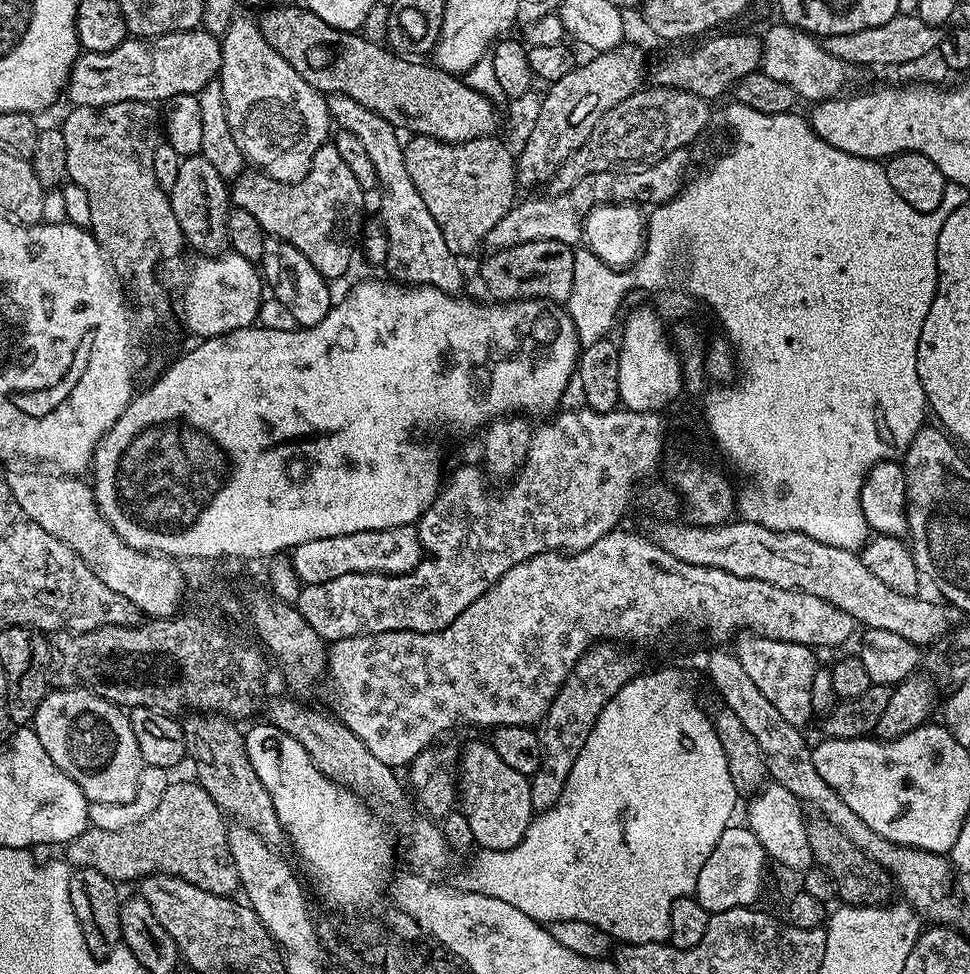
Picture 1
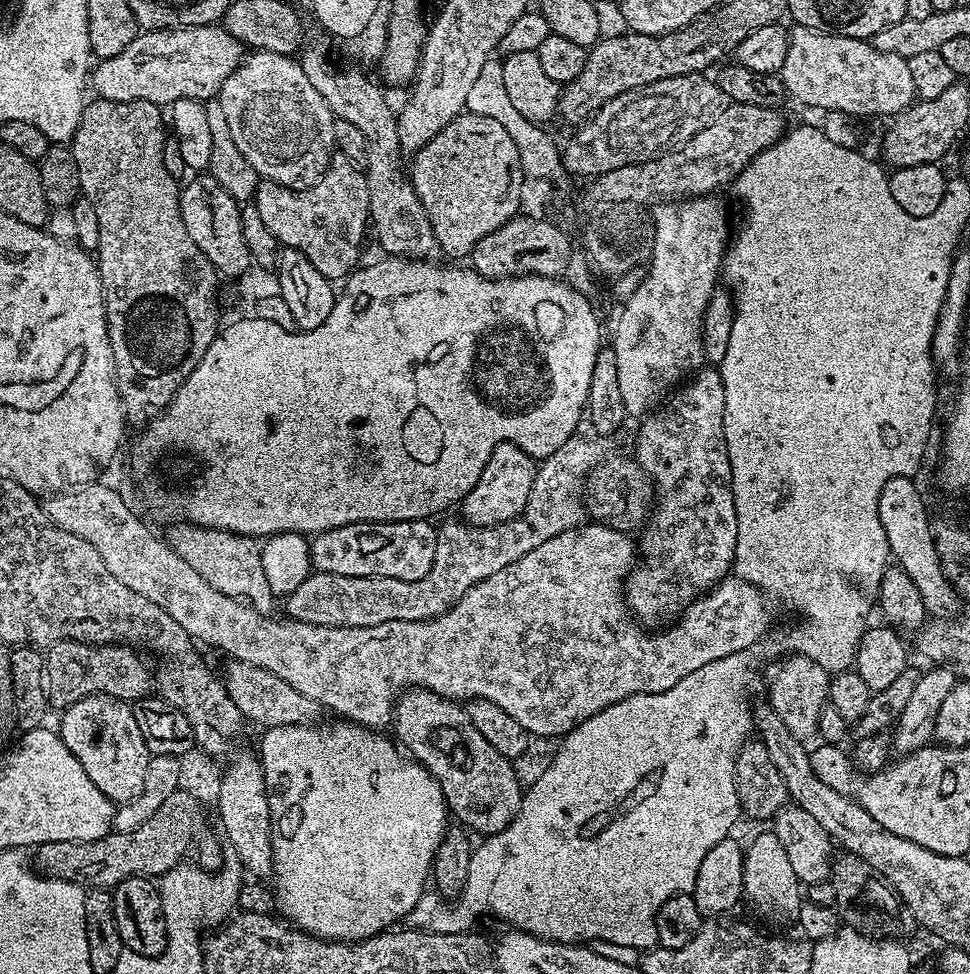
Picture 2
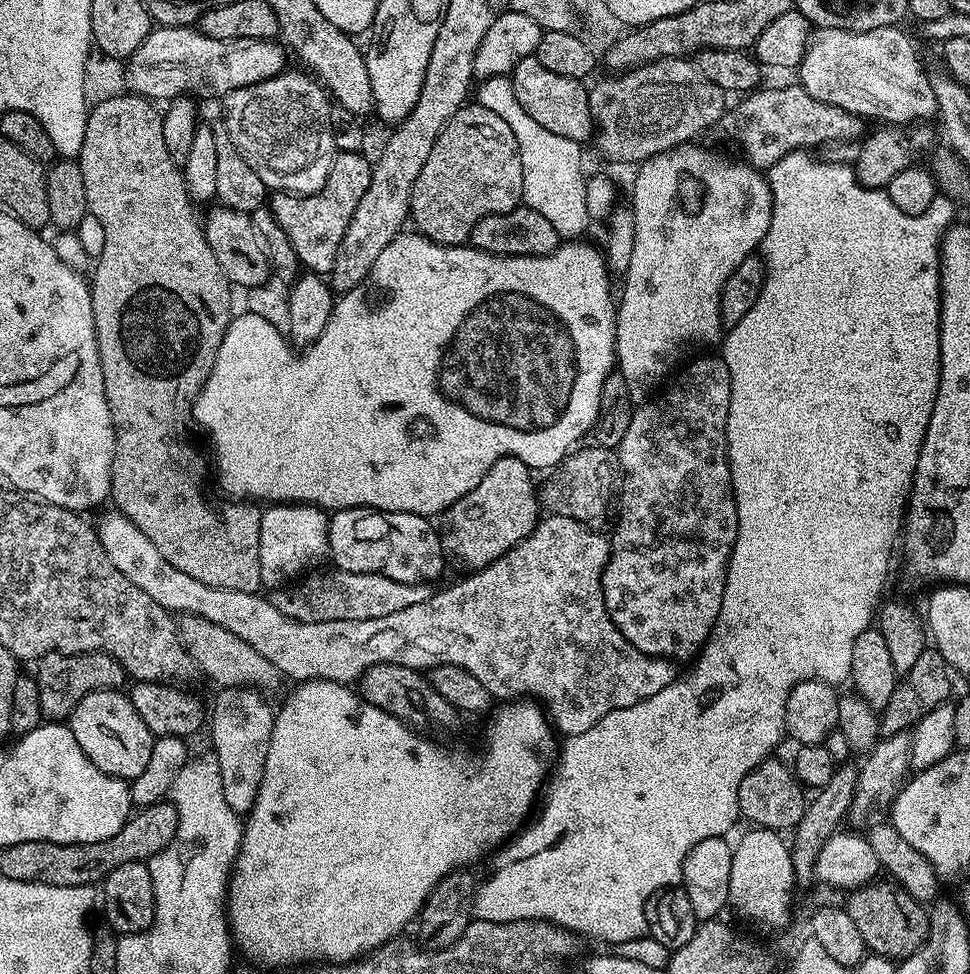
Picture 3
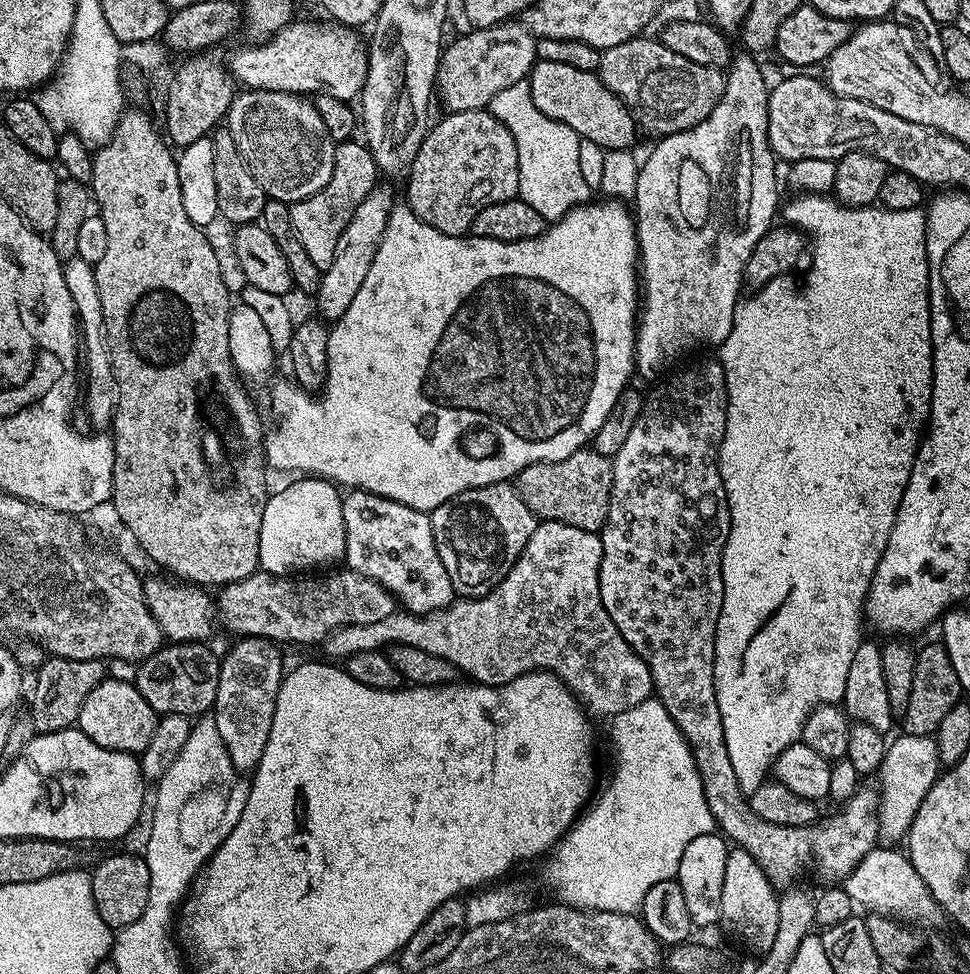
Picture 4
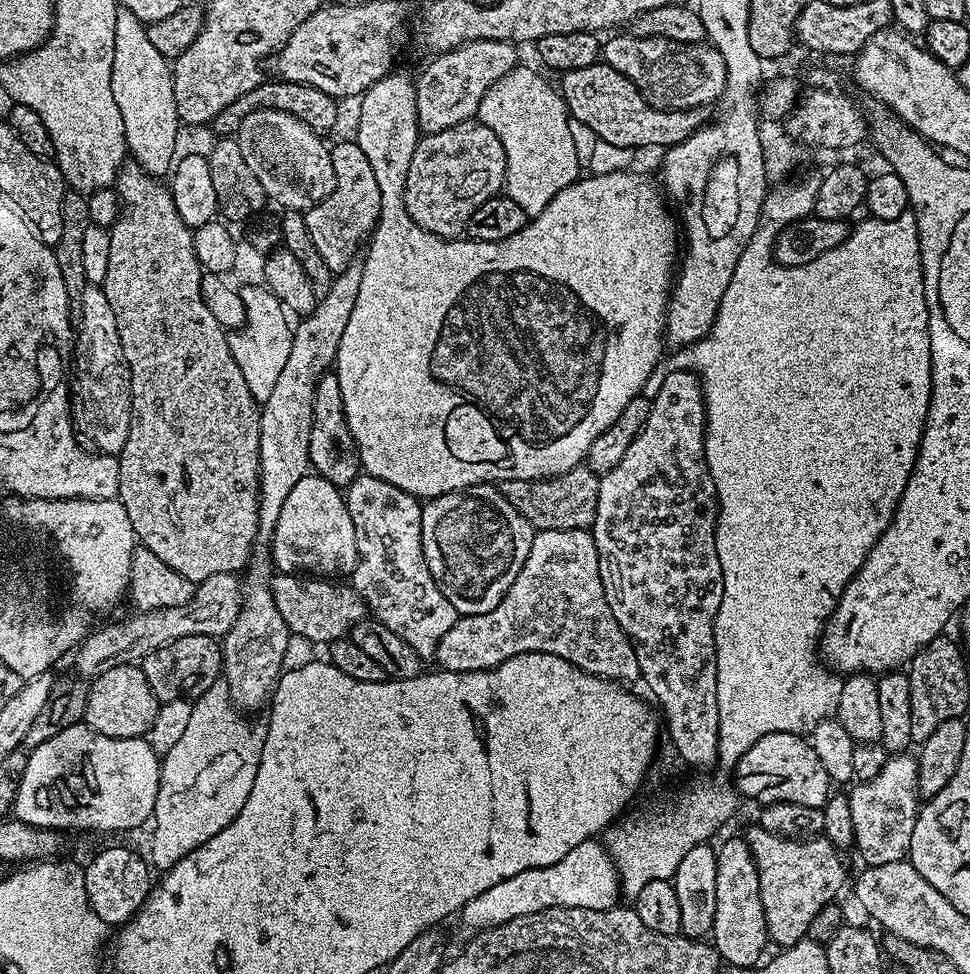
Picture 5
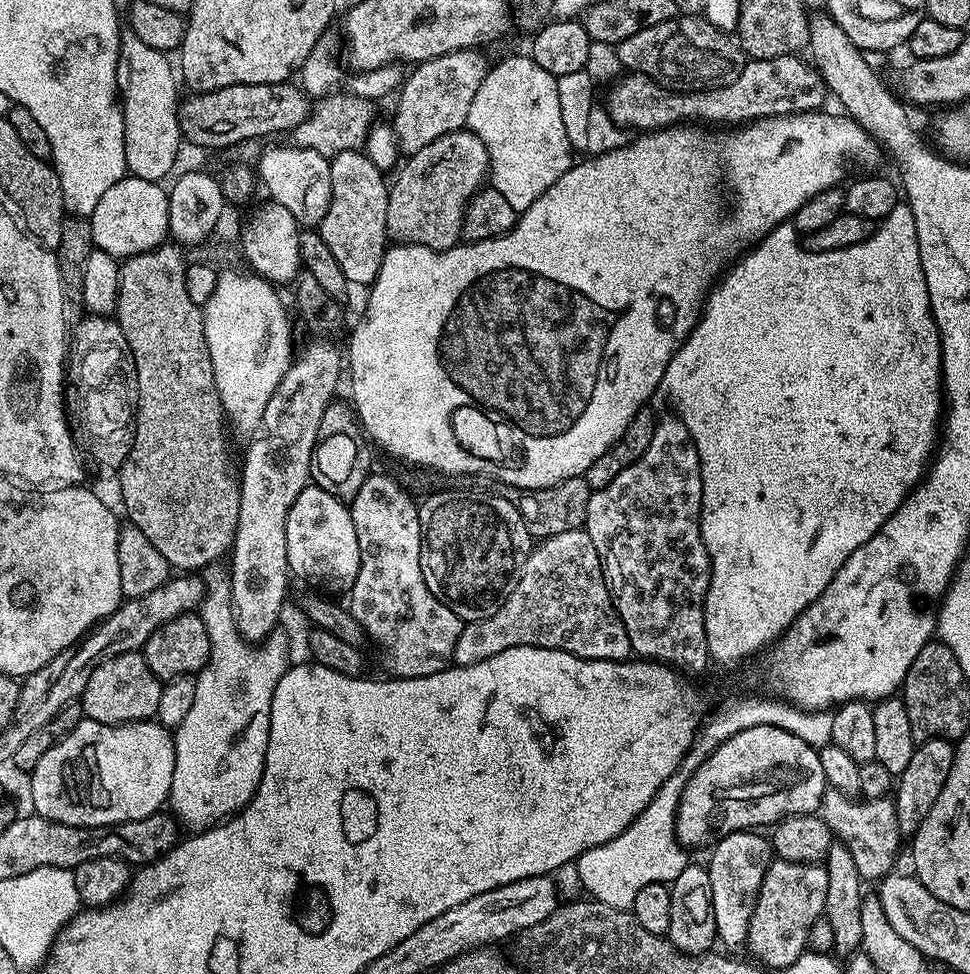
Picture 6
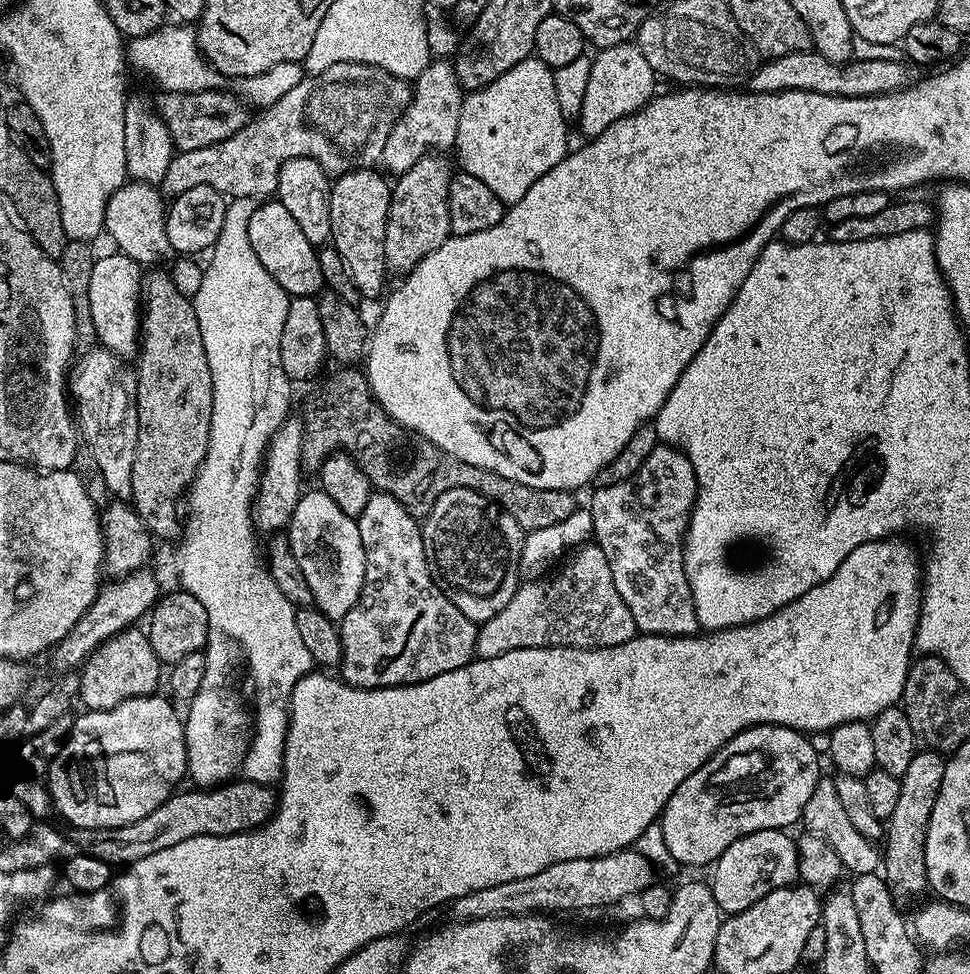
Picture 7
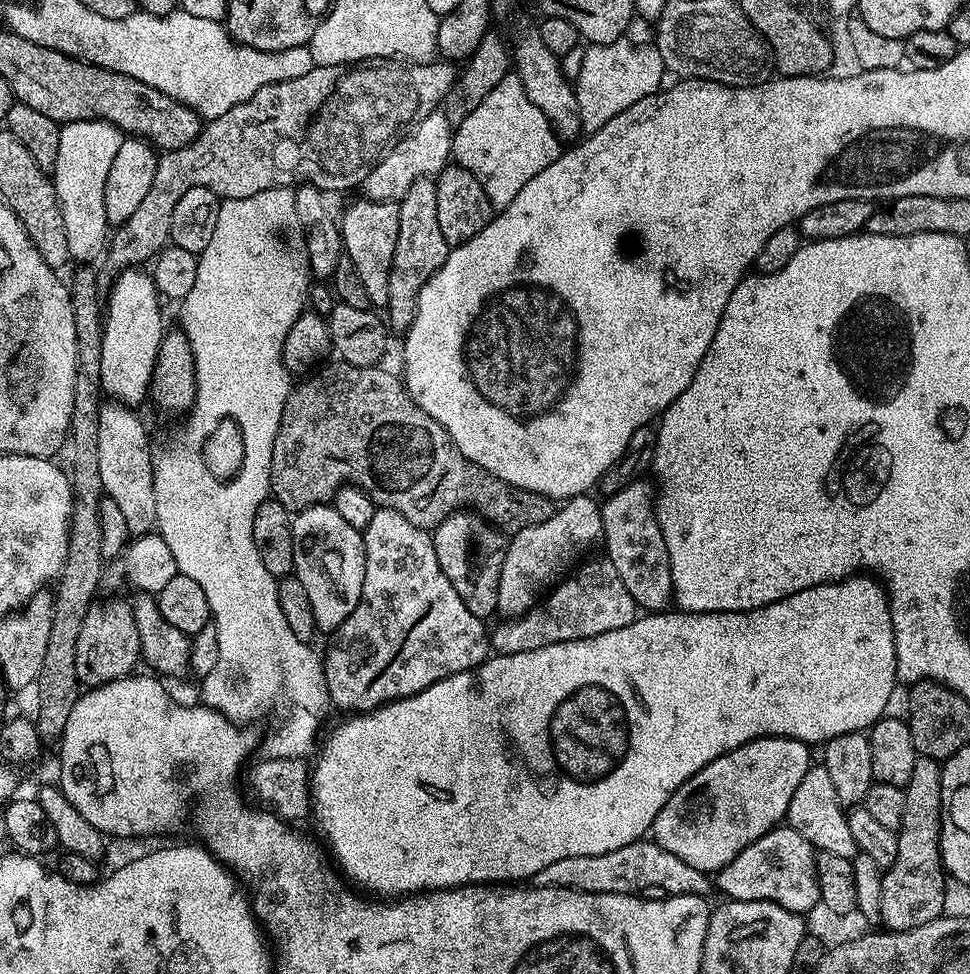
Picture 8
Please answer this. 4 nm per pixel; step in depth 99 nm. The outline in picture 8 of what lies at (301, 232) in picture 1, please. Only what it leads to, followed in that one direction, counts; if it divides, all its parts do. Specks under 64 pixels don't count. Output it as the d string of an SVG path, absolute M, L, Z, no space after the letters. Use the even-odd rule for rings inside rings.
M359 198L339 217L340 237L344 239L344 250L354 262L354 270L358 270L358 279L366 290L369 305L376 310L387 309L390 298L390 266L394 262L394 246L398 246L398 210L399 203L395 200L370 200Z

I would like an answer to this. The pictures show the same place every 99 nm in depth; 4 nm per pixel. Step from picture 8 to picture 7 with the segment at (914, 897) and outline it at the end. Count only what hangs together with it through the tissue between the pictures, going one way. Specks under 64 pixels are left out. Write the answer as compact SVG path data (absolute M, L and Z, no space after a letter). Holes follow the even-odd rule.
M920 750L914 758L910 758L910 766L906 766L906 774L900 777L901 792L894 814L886 822L886 843L882 848L882 875L887 882L891 894L898 902L904 902L927 889L926 876L926 830L930 826L930 814L934 814L934 802L938 798L938 790L942 786L945 757L939 752Z

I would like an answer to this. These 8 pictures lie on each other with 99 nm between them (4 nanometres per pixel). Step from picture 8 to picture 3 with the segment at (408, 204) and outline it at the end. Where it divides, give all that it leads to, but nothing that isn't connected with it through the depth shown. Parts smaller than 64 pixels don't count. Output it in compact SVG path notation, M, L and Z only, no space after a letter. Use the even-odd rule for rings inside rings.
M468 102L458 114L454 114L454 118L450 118L442 134L438 134L434 150L430 150L426 163L422 165L412 191L410 220L421 236L429 236L436 244L464 244L482 218L521 207L523 198L522 158L510 126L506 126L494 110L486 110L486 106L478 102Z

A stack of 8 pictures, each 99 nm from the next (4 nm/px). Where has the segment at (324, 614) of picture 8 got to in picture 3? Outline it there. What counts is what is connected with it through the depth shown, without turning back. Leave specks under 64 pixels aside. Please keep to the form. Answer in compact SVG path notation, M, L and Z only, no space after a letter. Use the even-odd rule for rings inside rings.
M278 504L265 507L260 513L261 585L276 590L287 576L307 573L320 559L328 556L328 522L325 509L314 504ZM268 508L268 509L267 509ZM305 571L305 572L304 572ZM299 572L304 572L300 573ZM280 584L280 585L279 585Z

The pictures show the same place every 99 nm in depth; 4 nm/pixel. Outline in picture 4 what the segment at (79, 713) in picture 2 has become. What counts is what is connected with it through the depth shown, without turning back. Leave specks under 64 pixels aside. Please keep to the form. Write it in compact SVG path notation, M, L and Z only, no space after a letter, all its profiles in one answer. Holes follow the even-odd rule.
M105 678L101 684L94 686L94 690L90 690L86 702L82 702L78 727L104 750L139 754L146 750L150 738L154 736L157 719L158 714L152 709L150 702L142 698L131 679Z

